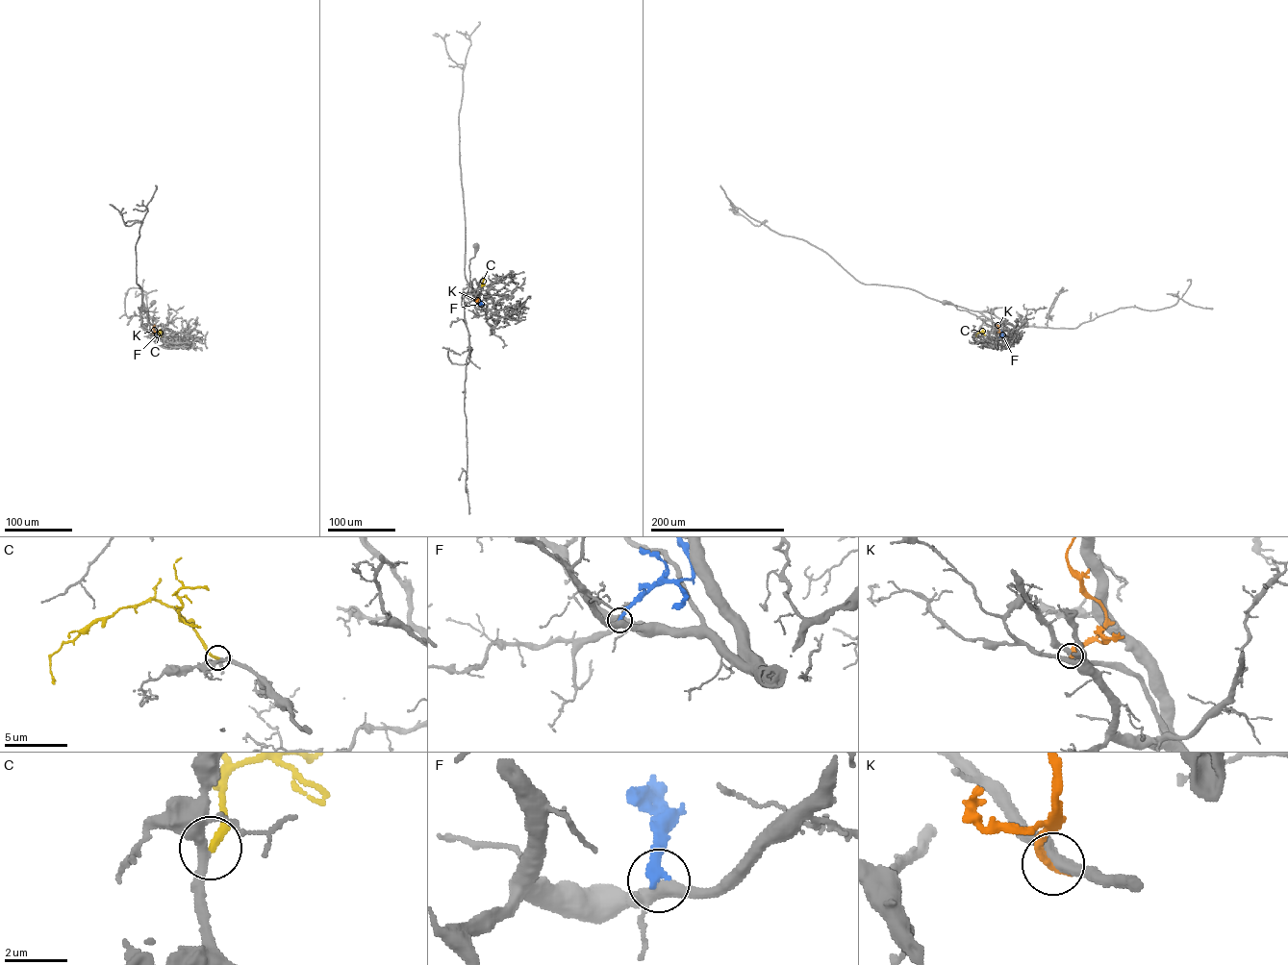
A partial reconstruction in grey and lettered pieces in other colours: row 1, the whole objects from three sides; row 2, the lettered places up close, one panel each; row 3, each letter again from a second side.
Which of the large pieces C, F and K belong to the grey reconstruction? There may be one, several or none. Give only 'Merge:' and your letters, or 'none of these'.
Merge: C

